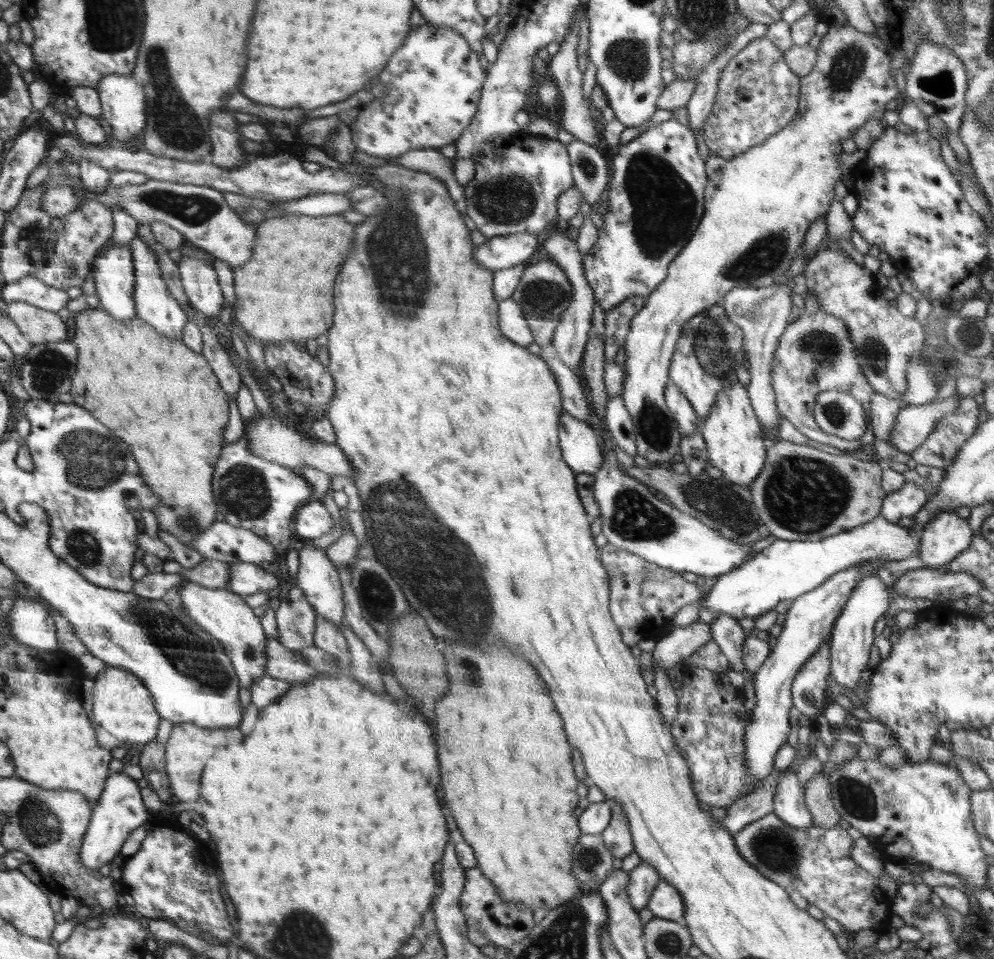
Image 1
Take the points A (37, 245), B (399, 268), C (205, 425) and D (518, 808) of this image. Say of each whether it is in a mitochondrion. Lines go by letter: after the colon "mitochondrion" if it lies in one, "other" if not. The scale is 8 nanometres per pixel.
A: mitochondrion
B: mitochondrion
C: other
D: other

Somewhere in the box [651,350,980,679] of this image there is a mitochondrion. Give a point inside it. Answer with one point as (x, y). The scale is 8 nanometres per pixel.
(805, 495)

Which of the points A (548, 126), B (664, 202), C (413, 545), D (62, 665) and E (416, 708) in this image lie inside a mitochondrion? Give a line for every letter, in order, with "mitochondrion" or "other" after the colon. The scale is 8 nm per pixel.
A: other
B: mitochondrion
C: mitochondrion
D: other
E: other

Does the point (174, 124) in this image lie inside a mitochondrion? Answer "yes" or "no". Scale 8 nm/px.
yes

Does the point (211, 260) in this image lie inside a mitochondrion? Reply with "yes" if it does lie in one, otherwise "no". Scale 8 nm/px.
no

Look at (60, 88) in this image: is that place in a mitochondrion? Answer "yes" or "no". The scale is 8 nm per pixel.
no

